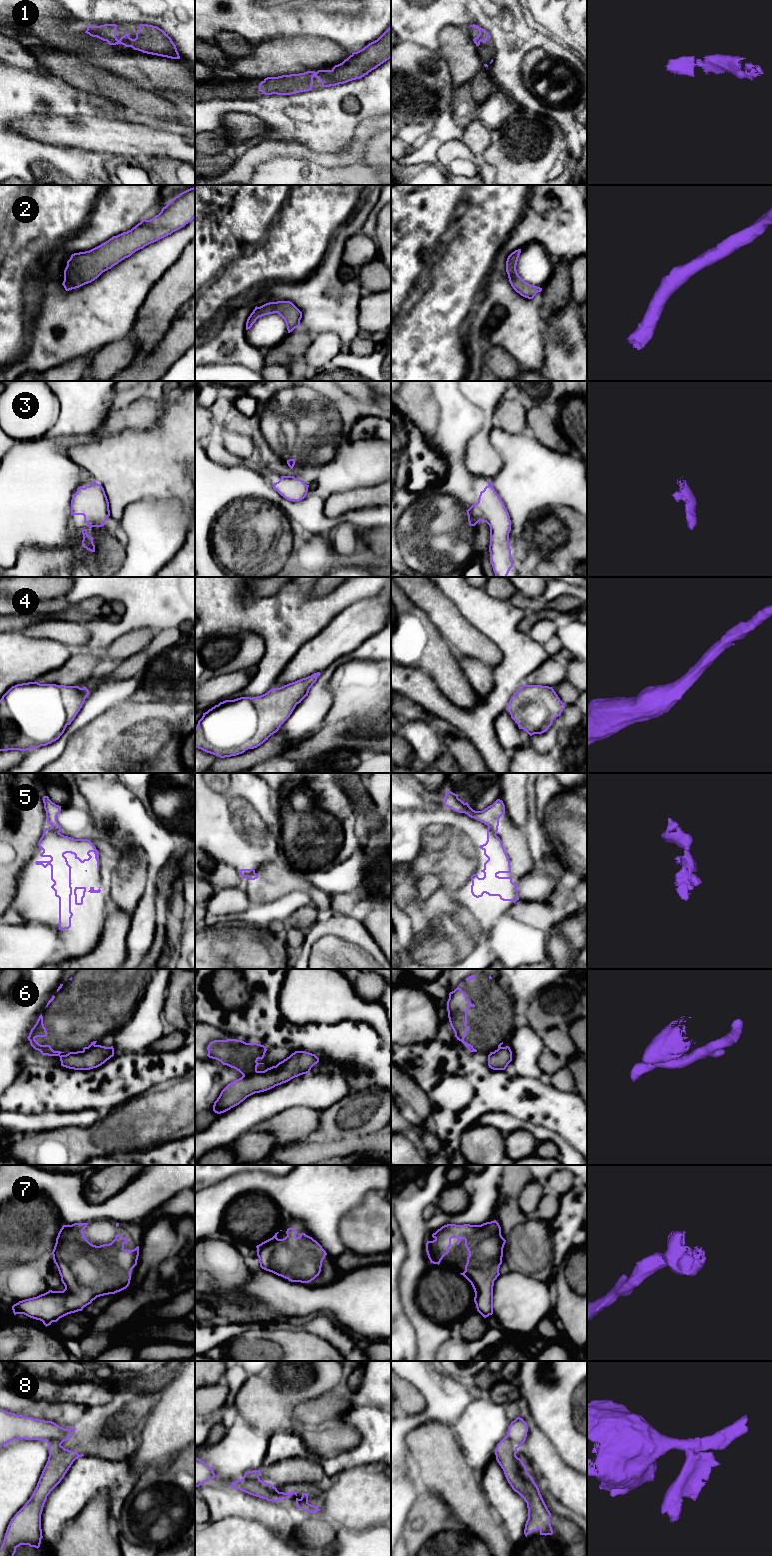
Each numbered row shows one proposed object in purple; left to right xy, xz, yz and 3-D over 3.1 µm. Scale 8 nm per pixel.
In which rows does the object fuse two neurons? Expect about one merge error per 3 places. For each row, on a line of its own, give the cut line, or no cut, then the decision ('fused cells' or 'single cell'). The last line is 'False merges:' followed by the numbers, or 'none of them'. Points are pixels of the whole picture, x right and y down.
1: no cut; single cell
2: no cut; single cell
3: no cut; single cell
4: no cut; single cell
5: cut in yz along (488, 826), (496, 833); fused cells
6: cut in xz along (262, 1071), (243, 1075); fused cells
7: no cut; single cell
8: cut in xy along (64, 1440), (51, 1440), (47, 1443); fused cells
False merges: 5, 6, 8

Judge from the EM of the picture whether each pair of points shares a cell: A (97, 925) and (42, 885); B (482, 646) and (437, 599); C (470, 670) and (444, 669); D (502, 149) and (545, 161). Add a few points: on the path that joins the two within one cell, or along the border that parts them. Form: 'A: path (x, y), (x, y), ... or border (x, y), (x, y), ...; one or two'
A: path (83, 921), (56, 894); one
B: path (469, 637), (444, 612); one
C: border (457, 659), (474, 691); two
D: path (513, 149), (534, 150); one

